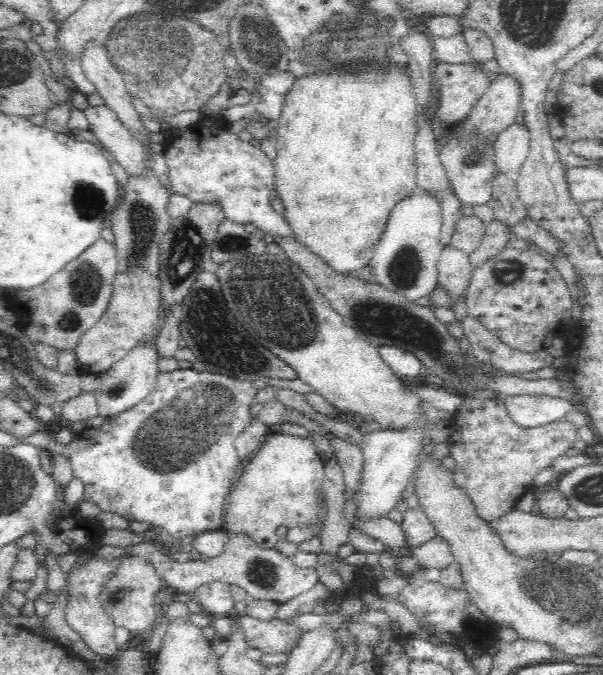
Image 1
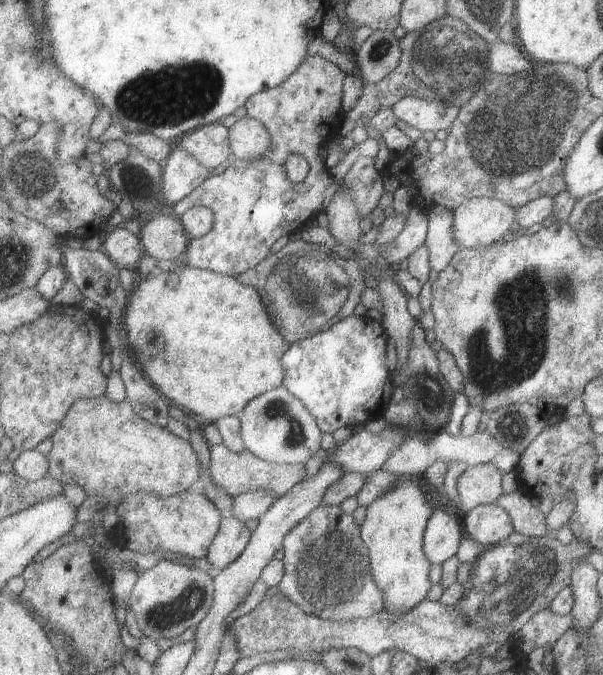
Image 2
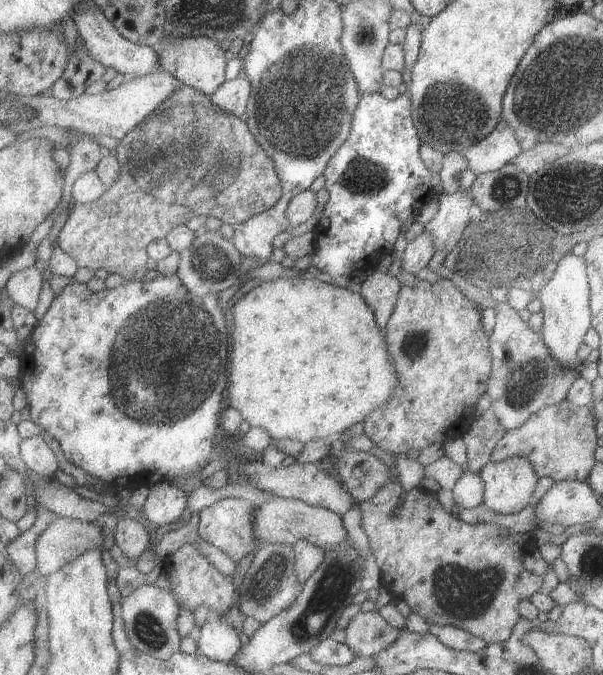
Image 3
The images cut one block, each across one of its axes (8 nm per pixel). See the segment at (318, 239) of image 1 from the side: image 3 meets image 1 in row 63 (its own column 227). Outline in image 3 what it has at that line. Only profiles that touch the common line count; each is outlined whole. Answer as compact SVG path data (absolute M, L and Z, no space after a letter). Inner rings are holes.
M278 278L267 280L247 294L243 295L232 308L232 358L230 360L229 383L227 388L226 403L236 408L253 427L265 428L269 430L274 439L290 438L302 443L309 440L321 440L321 438L331 441L341 436L345 430L351 428L357 422L365 421L367 416L387 404L391 396L395 394L395 388L399 386L399 378L395 372L395 366L391 364L389 350L387 350L387 340L383 338L383 328L377 322L377 316L373 308L361 293L351 292L352 289L341 288L334 284L325 283L319 279L305 278Z

